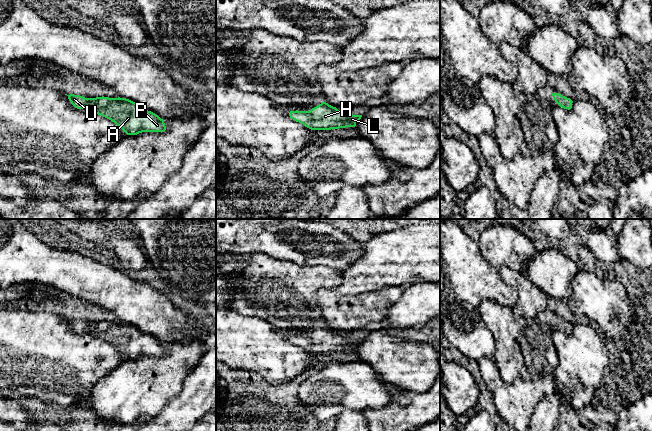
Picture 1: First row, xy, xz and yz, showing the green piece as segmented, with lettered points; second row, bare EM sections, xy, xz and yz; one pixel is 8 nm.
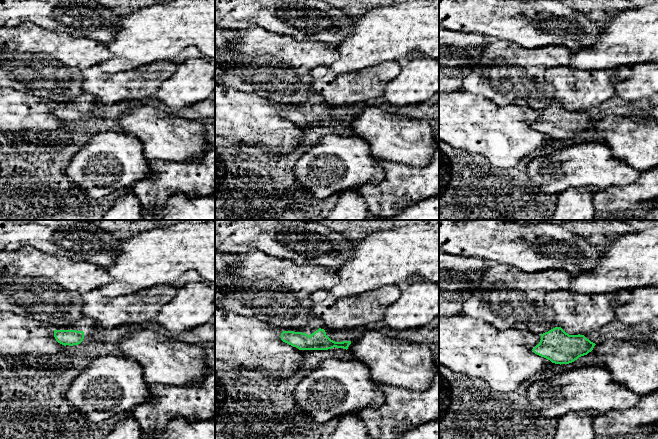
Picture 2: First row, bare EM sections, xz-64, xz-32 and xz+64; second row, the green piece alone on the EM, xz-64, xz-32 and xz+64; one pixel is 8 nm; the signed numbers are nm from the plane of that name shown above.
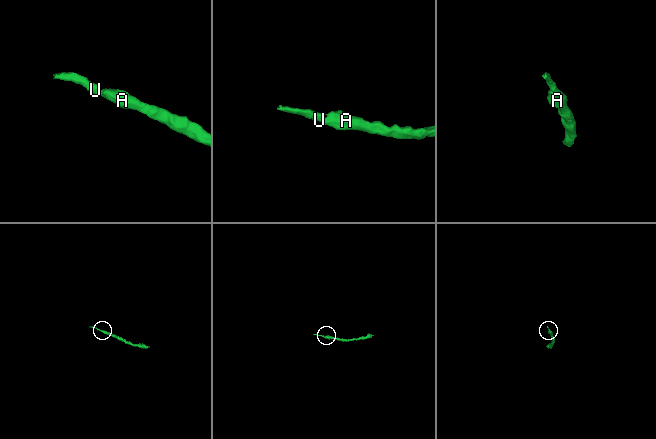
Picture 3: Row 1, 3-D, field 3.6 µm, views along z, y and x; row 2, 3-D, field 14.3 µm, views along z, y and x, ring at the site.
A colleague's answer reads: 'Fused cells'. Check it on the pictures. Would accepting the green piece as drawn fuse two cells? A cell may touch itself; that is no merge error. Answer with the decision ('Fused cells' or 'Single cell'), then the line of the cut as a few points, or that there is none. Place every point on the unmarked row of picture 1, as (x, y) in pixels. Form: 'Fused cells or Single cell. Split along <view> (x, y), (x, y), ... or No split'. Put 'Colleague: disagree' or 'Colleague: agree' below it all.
Single cell. No split
Colleague: disagree

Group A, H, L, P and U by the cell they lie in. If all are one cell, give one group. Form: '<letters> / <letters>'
A H L P U

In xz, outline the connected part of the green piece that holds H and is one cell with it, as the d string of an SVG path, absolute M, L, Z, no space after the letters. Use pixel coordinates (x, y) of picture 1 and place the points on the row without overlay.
M322 326L310 335L290 335L289 340L311 354L355 351L356 346L362 341L362 339L341 336L326 326Z

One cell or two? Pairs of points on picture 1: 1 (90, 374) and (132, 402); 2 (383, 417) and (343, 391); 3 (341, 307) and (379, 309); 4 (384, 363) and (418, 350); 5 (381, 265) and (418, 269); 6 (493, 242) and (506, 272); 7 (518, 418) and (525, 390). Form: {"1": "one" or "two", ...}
{"1": "two", "2": "two", "3": "one", "4": "one", "5": "one", "6": "two", "7": "one"}

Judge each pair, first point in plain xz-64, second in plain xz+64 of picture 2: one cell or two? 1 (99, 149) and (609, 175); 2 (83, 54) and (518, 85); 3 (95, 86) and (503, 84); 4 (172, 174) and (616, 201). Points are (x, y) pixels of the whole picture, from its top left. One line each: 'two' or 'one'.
1: one
2: one
3: two
4: one

